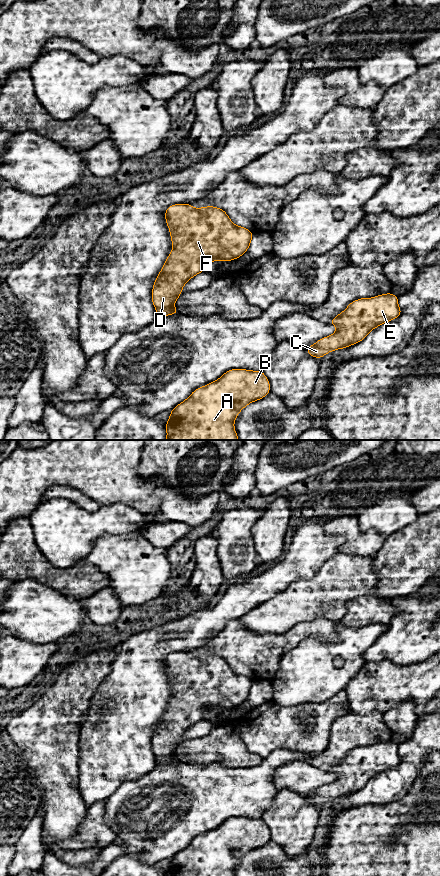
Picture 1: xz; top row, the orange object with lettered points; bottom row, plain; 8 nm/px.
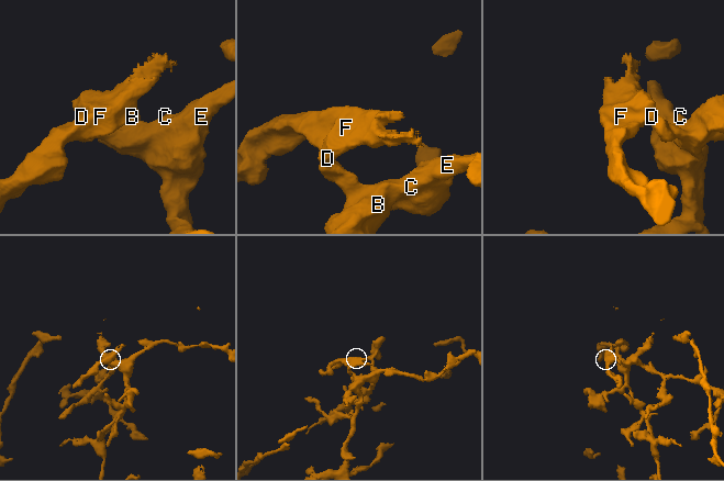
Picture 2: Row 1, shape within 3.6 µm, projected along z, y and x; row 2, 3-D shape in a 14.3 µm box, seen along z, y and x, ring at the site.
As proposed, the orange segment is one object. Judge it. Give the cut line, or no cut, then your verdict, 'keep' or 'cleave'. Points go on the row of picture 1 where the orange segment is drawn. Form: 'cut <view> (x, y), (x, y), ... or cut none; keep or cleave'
cut xz (173, 305), (156, 309); cleave

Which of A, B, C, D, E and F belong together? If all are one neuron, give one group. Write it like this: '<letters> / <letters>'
A B C E / D F

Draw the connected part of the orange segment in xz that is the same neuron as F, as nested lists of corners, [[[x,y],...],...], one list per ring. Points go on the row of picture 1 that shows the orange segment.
[[[189,203],[174,204],[165,211],[172,251],[152,288],[156,309],[173,307],[183,286],[215,260],[231,261],[249,248],[252,231],[232,223],[217,207],[199,209]]]

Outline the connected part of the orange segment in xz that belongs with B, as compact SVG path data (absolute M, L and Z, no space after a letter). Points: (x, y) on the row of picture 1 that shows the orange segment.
M231 369L218 380L197 388L183 402L171 410L166 422L166 440L239 440L234 429L234 421L239 412L251 402L260 400L270 393L270 383L262 370Z

